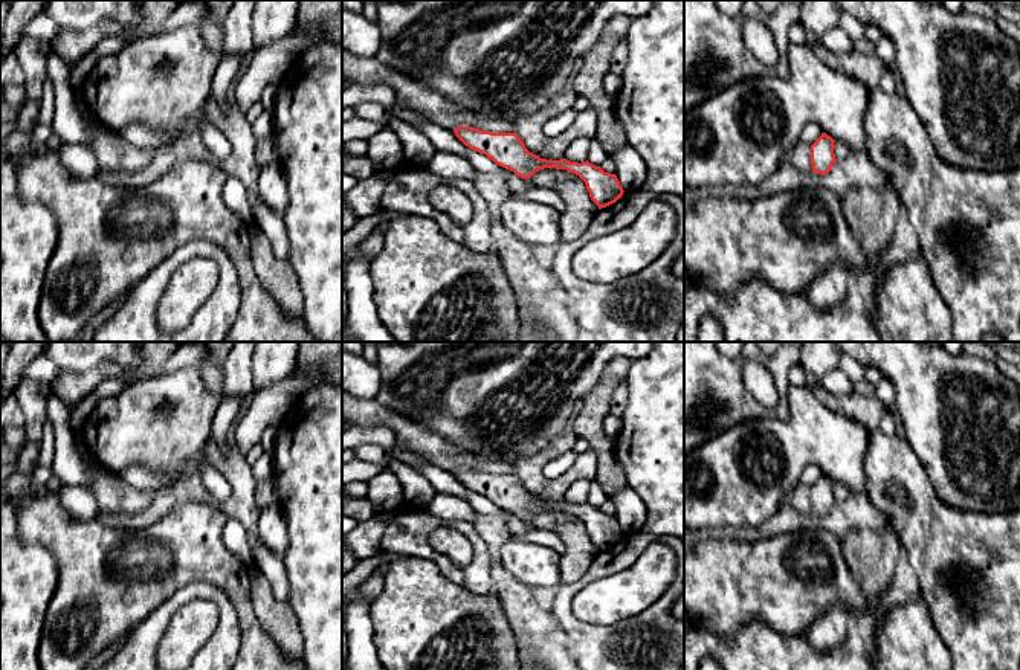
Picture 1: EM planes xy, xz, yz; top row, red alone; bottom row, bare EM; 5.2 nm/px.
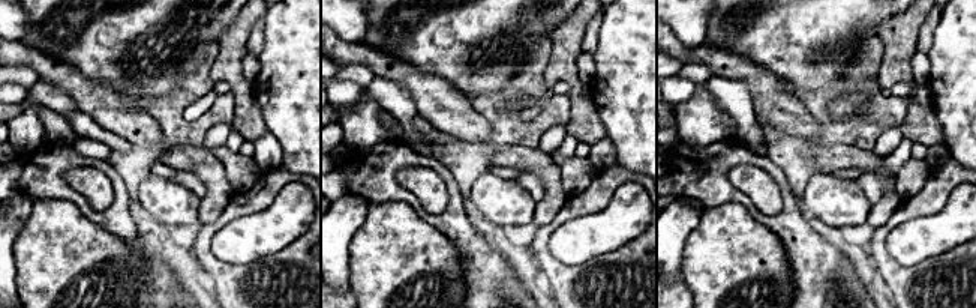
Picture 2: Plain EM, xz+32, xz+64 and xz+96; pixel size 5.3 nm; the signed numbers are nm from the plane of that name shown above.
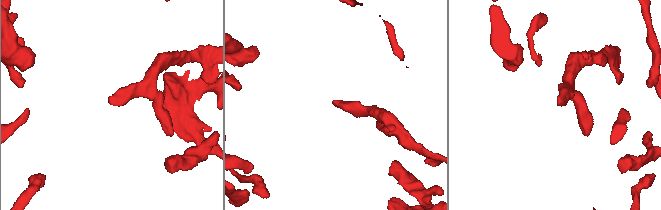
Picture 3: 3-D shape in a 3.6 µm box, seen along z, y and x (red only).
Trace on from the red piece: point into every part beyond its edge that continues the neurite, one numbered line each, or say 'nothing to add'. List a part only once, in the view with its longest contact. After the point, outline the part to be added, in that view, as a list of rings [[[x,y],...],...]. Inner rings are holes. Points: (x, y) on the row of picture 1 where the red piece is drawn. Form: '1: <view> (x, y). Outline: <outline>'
1: yz (799, 156). Outline: [[[799,140],[796,147],[783,157],[782,163],[792,165],[803,172],[812,172],[811,145]]]

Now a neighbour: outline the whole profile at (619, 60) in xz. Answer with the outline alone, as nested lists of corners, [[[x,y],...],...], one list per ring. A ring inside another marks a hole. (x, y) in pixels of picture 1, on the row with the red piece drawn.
[[[621,40],[612,53],[611,72],[621,75],[628,63],[628,55],[629,55],[629,49],[626,40]]]

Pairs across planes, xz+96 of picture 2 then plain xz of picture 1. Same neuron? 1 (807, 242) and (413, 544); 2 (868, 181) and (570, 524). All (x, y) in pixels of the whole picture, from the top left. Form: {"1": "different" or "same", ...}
{"1": "same", "2": "different"}

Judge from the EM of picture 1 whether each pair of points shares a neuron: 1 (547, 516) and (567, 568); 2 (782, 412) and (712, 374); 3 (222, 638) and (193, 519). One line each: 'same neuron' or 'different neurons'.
1: same neuron
2: same neuron
3: different neurons

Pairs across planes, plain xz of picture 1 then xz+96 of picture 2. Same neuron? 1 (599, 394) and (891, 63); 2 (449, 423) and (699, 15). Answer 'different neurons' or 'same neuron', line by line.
1: same neuron
2: different neurons

